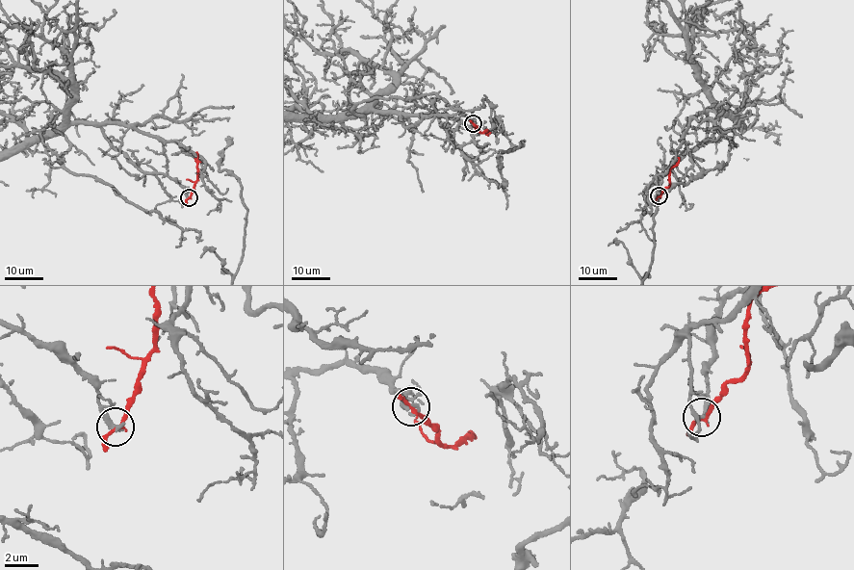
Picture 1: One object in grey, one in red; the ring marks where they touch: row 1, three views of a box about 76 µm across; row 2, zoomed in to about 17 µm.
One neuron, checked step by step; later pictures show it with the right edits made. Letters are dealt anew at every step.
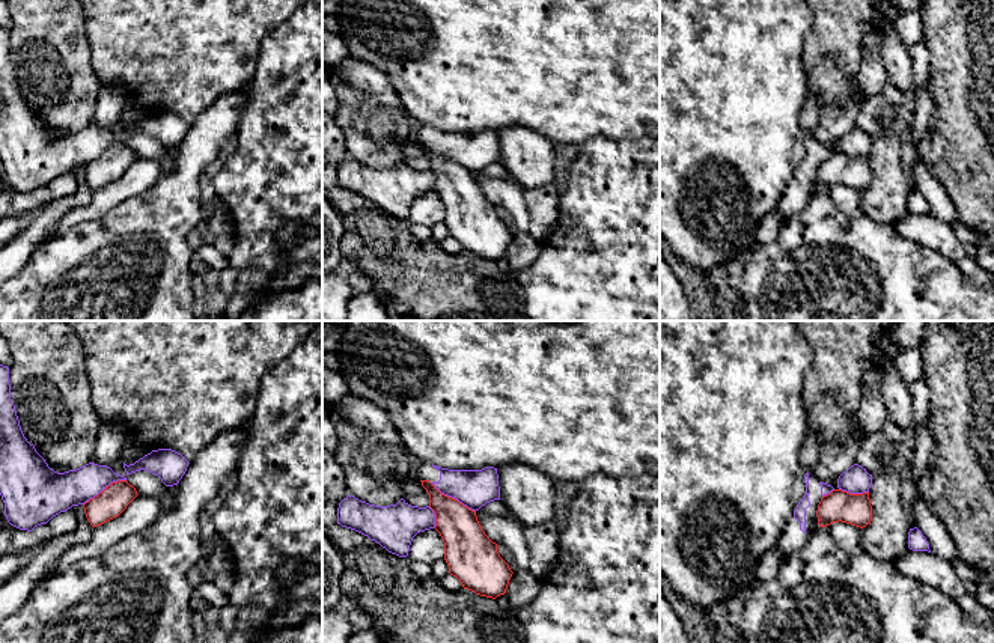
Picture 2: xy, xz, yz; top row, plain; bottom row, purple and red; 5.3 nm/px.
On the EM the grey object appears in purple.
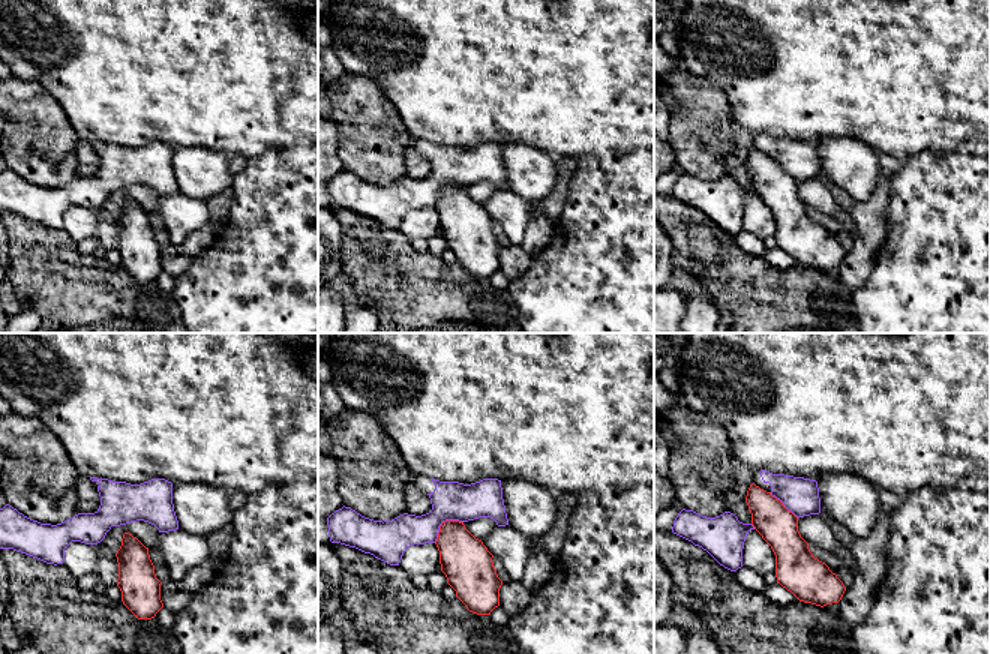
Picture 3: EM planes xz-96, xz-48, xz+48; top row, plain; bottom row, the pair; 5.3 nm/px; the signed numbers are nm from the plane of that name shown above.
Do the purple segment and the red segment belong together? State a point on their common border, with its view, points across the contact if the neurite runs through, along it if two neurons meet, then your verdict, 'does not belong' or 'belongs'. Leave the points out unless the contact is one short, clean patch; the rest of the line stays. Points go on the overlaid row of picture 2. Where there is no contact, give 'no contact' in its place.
contact xz (452, 497); border xz (429, 482), (475, 512); does not belong

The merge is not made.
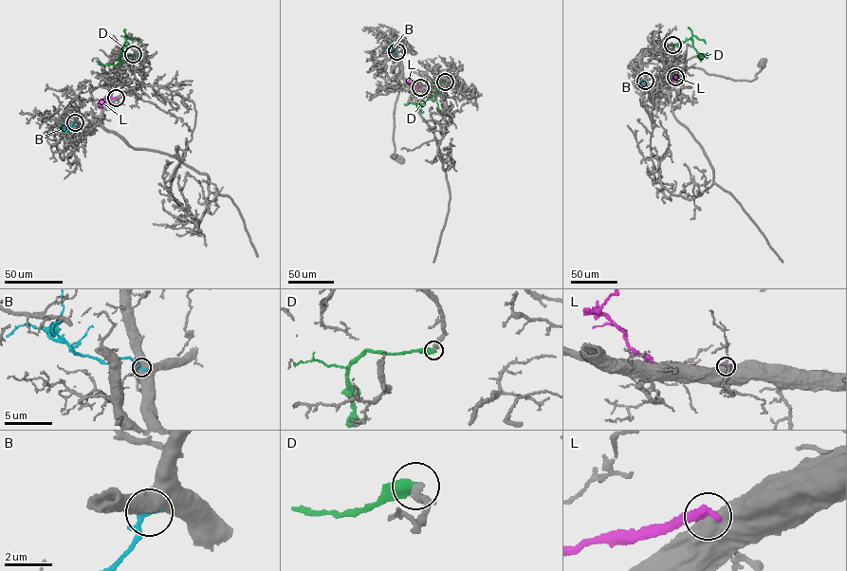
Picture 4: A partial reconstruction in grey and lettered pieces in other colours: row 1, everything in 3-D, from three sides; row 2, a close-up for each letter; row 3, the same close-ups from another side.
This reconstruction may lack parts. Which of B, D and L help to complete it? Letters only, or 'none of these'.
none of these

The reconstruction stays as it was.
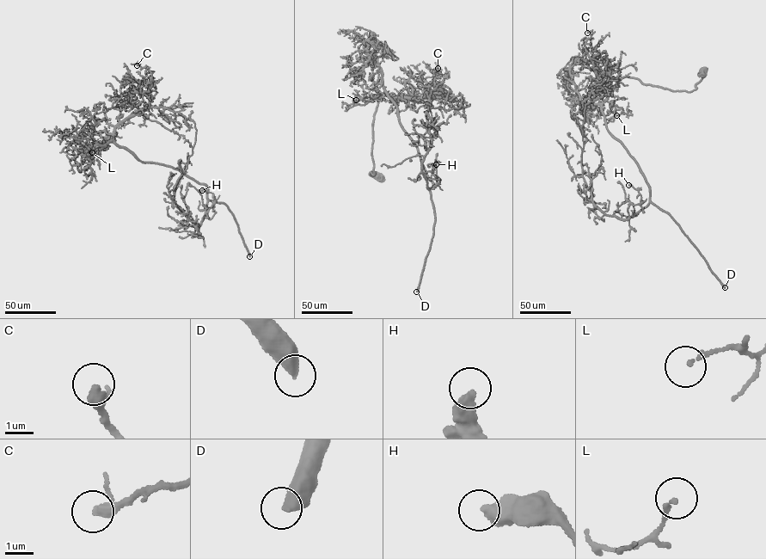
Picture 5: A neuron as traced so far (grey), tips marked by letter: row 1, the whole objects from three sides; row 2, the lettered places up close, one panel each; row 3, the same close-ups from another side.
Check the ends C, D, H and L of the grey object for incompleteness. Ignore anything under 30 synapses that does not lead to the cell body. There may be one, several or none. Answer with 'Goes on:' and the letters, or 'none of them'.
Goes on: D

